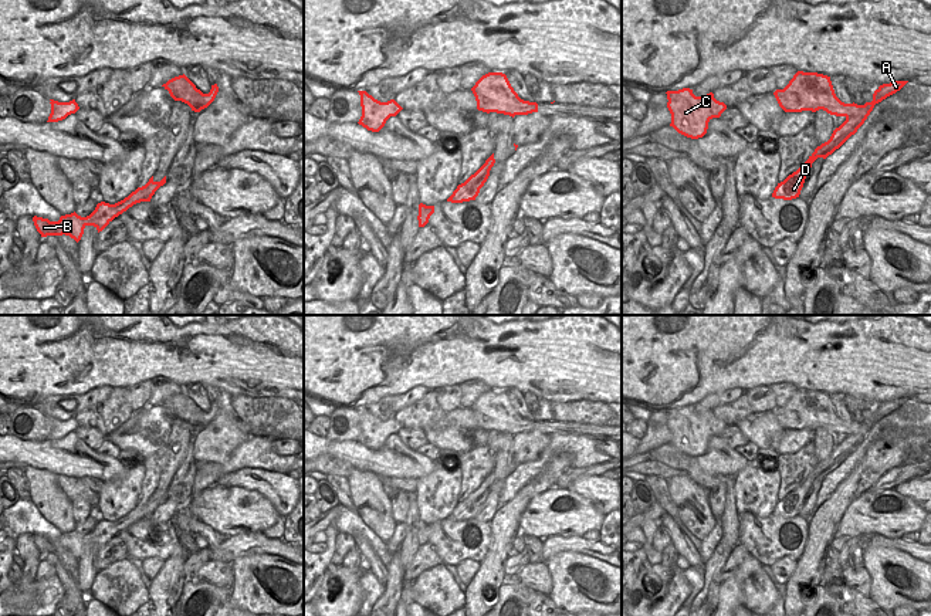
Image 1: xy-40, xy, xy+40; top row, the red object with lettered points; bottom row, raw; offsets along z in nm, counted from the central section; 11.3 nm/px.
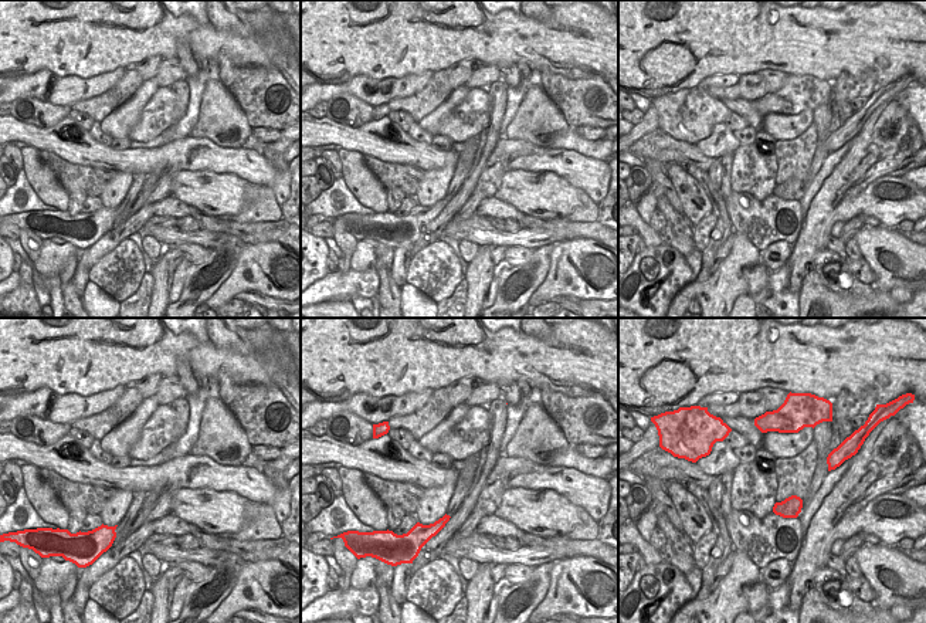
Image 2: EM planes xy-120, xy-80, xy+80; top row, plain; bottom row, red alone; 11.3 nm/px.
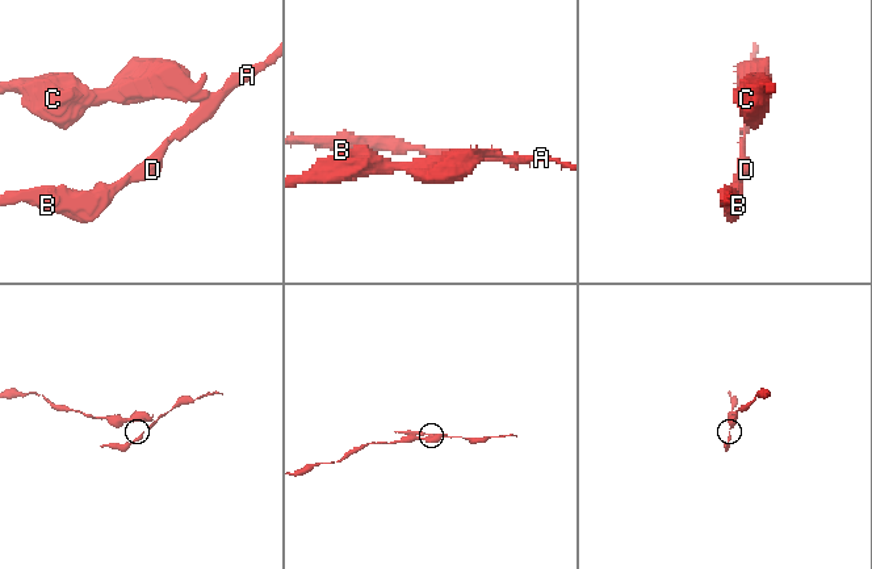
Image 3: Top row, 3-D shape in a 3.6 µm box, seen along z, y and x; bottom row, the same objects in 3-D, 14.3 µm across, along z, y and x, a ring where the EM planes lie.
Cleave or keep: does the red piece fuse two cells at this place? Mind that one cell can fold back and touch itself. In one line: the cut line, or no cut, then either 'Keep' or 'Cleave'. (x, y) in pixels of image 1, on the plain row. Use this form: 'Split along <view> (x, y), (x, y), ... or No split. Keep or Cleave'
Split along xy (535, 420), (531, 426), (517, 426), (513, 433). Cleave

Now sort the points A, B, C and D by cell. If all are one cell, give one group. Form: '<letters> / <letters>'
A B D / C

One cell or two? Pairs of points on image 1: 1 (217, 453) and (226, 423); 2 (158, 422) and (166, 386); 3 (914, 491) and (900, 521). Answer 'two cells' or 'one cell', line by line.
1: one cell
2: two cells
3: two cells

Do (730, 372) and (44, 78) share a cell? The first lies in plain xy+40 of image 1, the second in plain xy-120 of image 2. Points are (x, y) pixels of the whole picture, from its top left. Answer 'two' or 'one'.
two

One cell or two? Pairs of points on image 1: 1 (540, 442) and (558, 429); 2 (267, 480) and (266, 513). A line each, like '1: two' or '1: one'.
1: two
2: two

